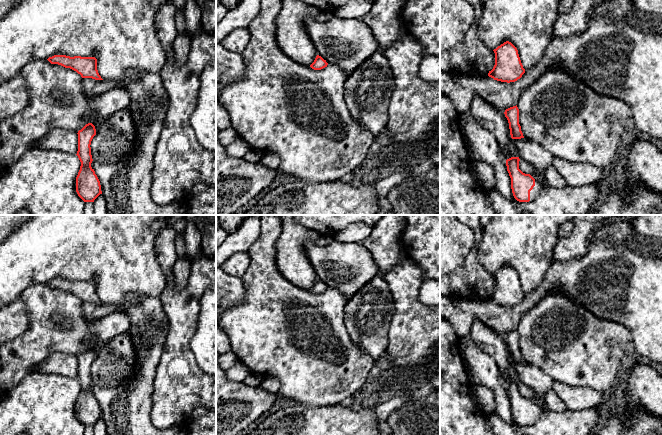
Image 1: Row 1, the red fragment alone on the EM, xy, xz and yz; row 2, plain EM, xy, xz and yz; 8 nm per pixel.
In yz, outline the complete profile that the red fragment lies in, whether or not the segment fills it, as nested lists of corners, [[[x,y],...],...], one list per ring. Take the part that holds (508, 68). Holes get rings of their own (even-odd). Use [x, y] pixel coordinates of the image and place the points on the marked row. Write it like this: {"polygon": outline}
{"polygon": [[[509,41],[504,42],[496,49],[495,65],[488,76],[501,82],[515,82],[522,77],[525,69],[521,63],[517,48]]]}

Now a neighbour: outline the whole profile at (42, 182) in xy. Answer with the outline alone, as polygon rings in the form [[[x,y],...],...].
[[[34,148],[8,167],[0,168],[0,215],[16,215],[25,210],[29,215],[84,215],[85,202],[76,192],[76,177],[81,162],[76,154]]]

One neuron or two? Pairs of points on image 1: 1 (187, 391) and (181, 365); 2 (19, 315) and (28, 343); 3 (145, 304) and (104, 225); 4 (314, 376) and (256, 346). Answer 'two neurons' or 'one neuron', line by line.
1: one neuron
2: two neurons
3: two neurons
4: one neuron

